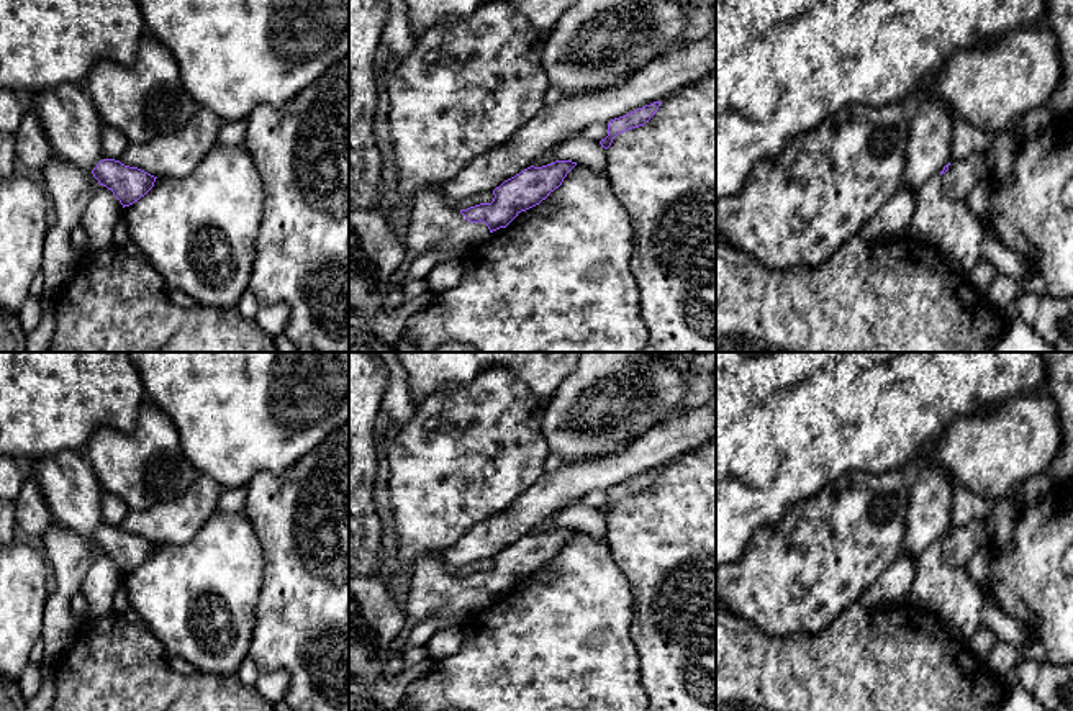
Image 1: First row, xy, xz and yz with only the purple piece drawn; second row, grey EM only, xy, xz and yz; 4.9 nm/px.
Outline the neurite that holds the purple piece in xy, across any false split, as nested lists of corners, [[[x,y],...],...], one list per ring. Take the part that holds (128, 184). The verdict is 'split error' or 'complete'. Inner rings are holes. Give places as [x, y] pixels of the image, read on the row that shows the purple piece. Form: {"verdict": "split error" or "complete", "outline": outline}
{"verdict": "split error", "outline": [[[54,157],[39,174],[48,198],[56,208],[56,223],[48,228],[41,256],[44,275],[41,298],[54,301],[80,264],[80,256],[70,244],[70,231],[80,224],[95,183],[111,190],[125,208],[144,197],[157,177],[115,159],[100,161],[90,172],[59,157]]]}

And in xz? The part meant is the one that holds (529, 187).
{"verdict": "split error", "outline": [[[572,161],[531,165],[496,187],[491,203],[467,210],[452,206],[442,195],[442,185],[424,187],[400,226],[408,256],[454,251],[464,257],[490,233],[506,228],[521,211],[546,200],[575,165]]]}

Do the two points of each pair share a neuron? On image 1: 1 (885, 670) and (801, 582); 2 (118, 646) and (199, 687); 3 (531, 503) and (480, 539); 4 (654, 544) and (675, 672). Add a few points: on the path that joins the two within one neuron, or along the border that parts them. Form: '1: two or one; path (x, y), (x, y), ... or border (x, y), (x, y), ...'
1: two; border (857, 600), (824, 628), (800, 631)
2: one; path (138, 665), (159, 687), (179, 687)
3: one; path (518, 516), (507, 528), (493, 534)
4: one; path (654, 575), (646, 608), (652, 631), (661, 641)

